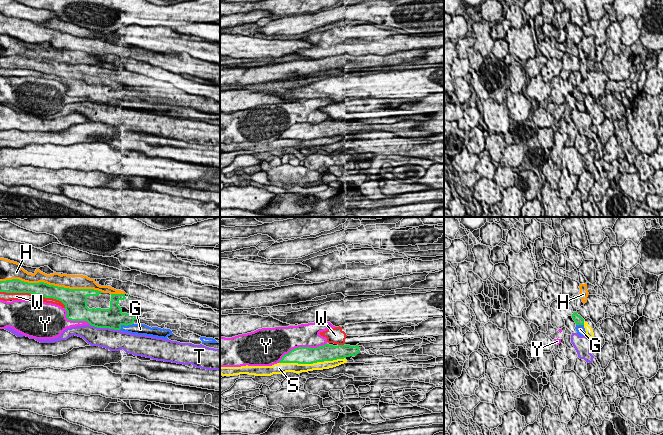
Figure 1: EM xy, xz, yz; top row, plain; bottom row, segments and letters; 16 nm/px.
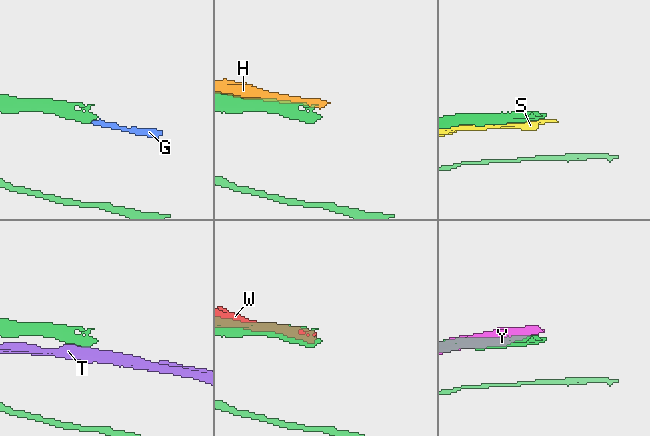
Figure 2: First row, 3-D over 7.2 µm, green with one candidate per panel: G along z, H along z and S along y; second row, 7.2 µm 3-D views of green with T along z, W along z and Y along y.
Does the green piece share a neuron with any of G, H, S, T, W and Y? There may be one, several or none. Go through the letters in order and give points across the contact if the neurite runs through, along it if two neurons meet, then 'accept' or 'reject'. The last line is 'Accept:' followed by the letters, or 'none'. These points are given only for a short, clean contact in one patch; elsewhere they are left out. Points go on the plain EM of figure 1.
G: accept
H: reject
S: reject
T: reject
W: reject
Y: reject
Accept: G

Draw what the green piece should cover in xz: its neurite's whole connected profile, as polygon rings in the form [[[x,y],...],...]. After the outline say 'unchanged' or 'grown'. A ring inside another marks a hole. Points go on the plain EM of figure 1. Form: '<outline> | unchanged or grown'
[[[325,120],[317,124],[298,123],[285,130],[279,139],[313,140],[356,132],[359,122]]] | unchanged

